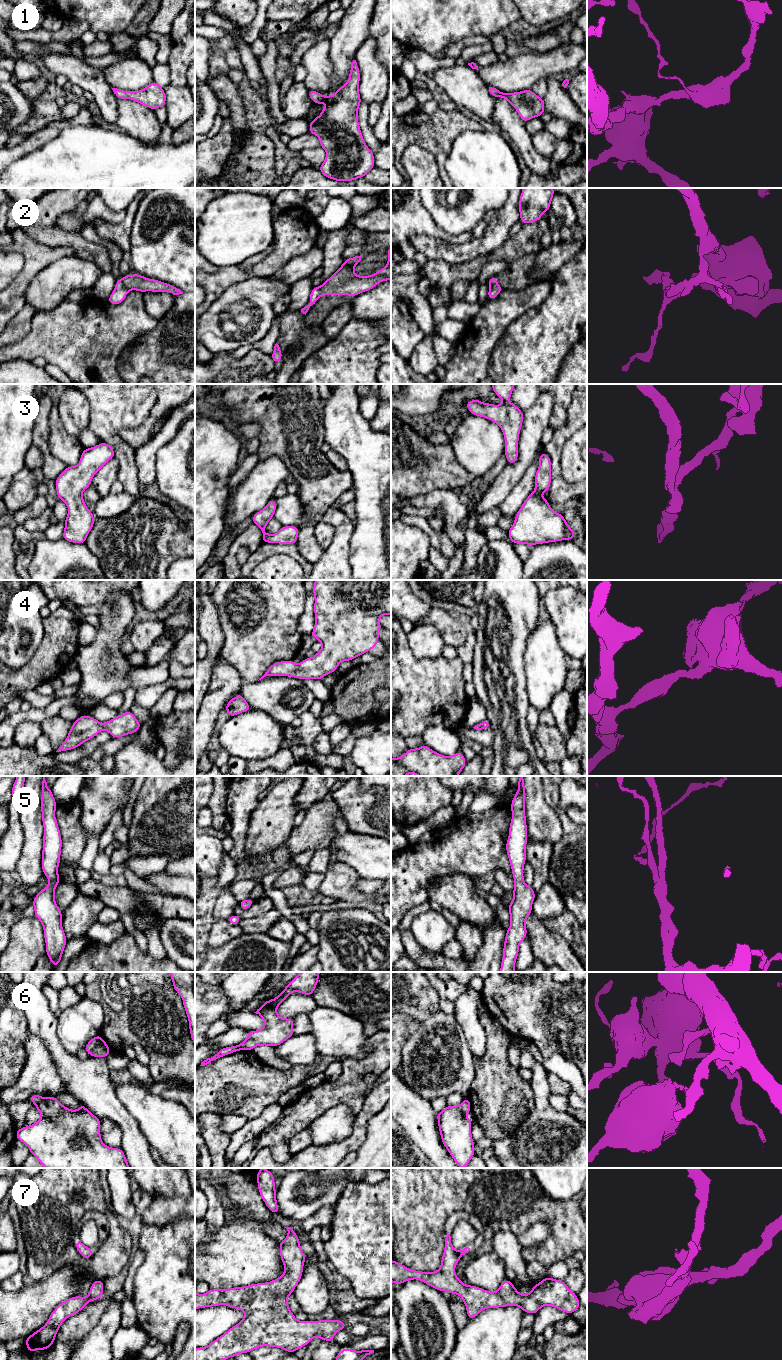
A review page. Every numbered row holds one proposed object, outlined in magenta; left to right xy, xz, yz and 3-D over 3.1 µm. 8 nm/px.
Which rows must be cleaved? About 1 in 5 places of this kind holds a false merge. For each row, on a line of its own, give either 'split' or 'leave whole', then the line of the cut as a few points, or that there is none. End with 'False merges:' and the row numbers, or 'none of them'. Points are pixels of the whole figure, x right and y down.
1: leave whole; cut none
2: split; cut xy (121, 279), (128, 290)
3: leave whole; cut none
4: leave whole; cut none
5: leave whole; cut none
6: split; cut xy (43, 1097), (36, 1105)
7: leave whole; cut none
False merges: 2, 6

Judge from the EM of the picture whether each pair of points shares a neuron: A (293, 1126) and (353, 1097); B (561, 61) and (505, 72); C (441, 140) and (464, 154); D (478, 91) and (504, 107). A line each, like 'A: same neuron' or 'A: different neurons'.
A: same neuron
B: same neuron
C: different neurons
D: different neurons

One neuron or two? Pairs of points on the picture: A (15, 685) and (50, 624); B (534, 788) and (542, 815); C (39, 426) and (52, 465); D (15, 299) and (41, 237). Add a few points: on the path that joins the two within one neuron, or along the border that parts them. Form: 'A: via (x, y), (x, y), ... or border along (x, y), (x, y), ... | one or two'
A: via (30, 670), (49, 651), (50, 639) | one
B: via (535, 795), (536, 808) | one
C: via (39, 436), (47, 455) | one
D: border along (21, 229), (42, 244), (62, 246) | two

